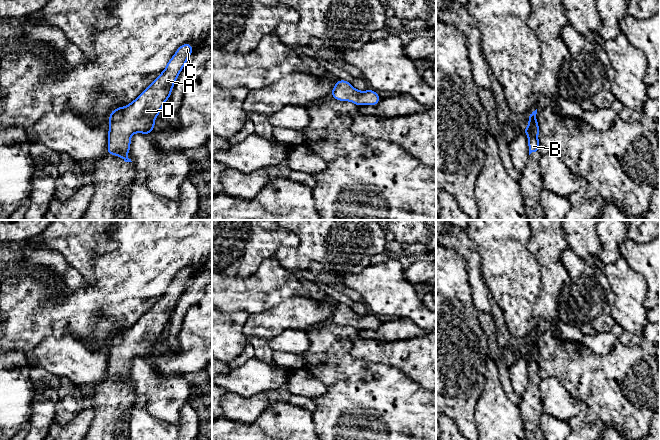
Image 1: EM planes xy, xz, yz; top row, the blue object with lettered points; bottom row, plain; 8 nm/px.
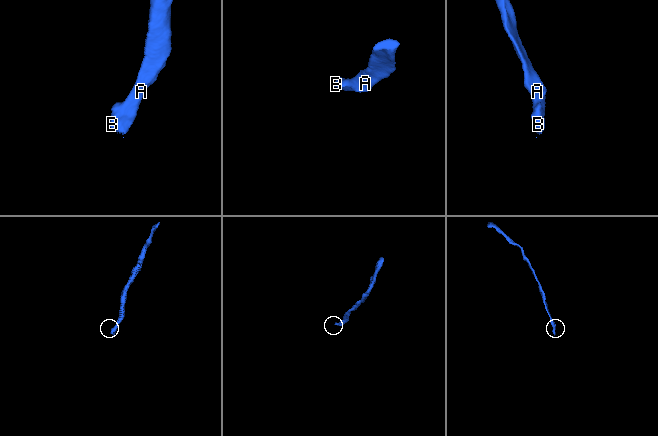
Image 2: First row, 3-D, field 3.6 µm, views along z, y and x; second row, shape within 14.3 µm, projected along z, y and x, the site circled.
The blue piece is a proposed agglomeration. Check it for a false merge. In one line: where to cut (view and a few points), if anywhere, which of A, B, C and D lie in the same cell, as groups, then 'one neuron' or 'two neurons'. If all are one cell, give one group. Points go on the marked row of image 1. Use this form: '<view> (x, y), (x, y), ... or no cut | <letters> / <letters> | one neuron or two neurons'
no cut | A B C D | one neuron

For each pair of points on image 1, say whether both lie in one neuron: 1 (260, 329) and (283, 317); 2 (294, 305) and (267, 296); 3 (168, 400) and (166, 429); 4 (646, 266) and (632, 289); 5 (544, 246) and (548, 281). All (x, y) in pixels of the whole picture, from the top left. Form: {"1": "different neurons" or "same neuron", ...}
{"1": "same neuron", "2": "different neurons", "3": "different neurons", "4": "different neurons", "5": "same neuron"}

